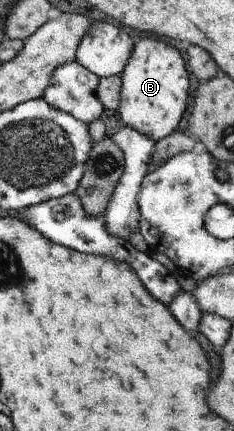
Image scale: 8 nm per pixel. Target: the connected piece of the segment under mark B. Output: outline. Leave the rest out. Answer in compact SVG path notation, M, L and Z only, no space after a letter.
M144 38L134 44L132 54L120 74L121 90L117 110L125 126L155 141L176 131L188 106L190 78L184 62L178 50L164 44L162 40Z

